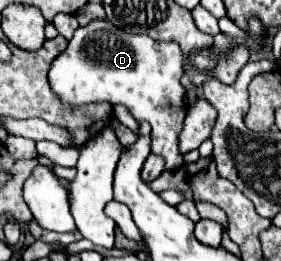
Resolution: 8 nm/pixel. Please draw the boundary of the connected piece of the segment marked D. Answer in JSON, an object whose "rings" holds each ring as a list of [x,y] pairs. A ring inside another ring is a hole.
{"rings":[[[93,19],[93,23],[87,23],[85,27],[77,27],[67,49],[51,63],[49,85],[51,85],[51,91],[57,95],[57,99],[61,99],[61,105],[67,105],[67,107],[81,107],[89,103],[109,103],[111,107],[117,107],[117,105],[127,107],[127,111],[139,123],[147,121],[151,125],[151,151],[165,159],[167,171],[173,171],[185,163],[179,151],[179,133],[183,127],[183,119],[187,115],[187,109],[185,109],[187,91],[181,85],[181,77],[187,73],[187,67],[191,67],[193,73],[203,73],[211,77],[215,69],[219,67],[219,63],[239,45],[241,43],[233,41],[227,33],[219,33],[217,37],[213,37],[213,47],[205,51],[191,51],[189,57],[185,57],[181,47],[177,47],[177,43],[173,41],[155,41],[149,35],[129,35],[127,31],[121,31],[119,27],[113,27],[113,23],[109,23],[107,19]]]}

